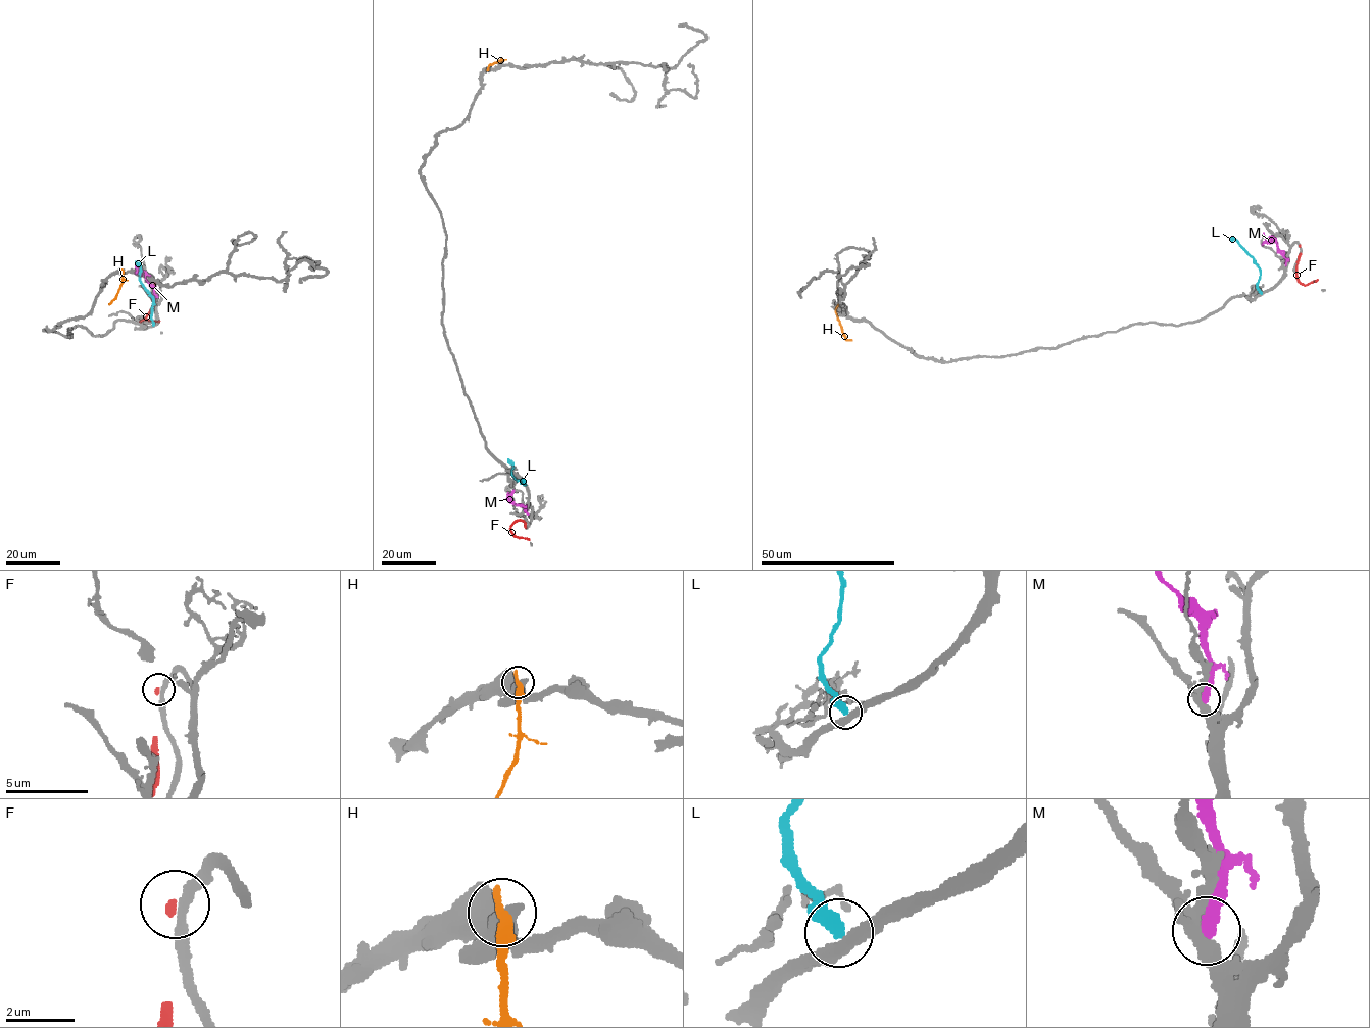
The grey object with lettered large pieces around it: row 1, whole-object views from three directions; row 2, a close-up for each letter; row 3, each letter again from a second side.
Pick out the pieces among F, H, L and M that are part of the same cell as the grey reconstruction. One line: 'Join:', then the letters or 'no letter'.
Join: no letter

